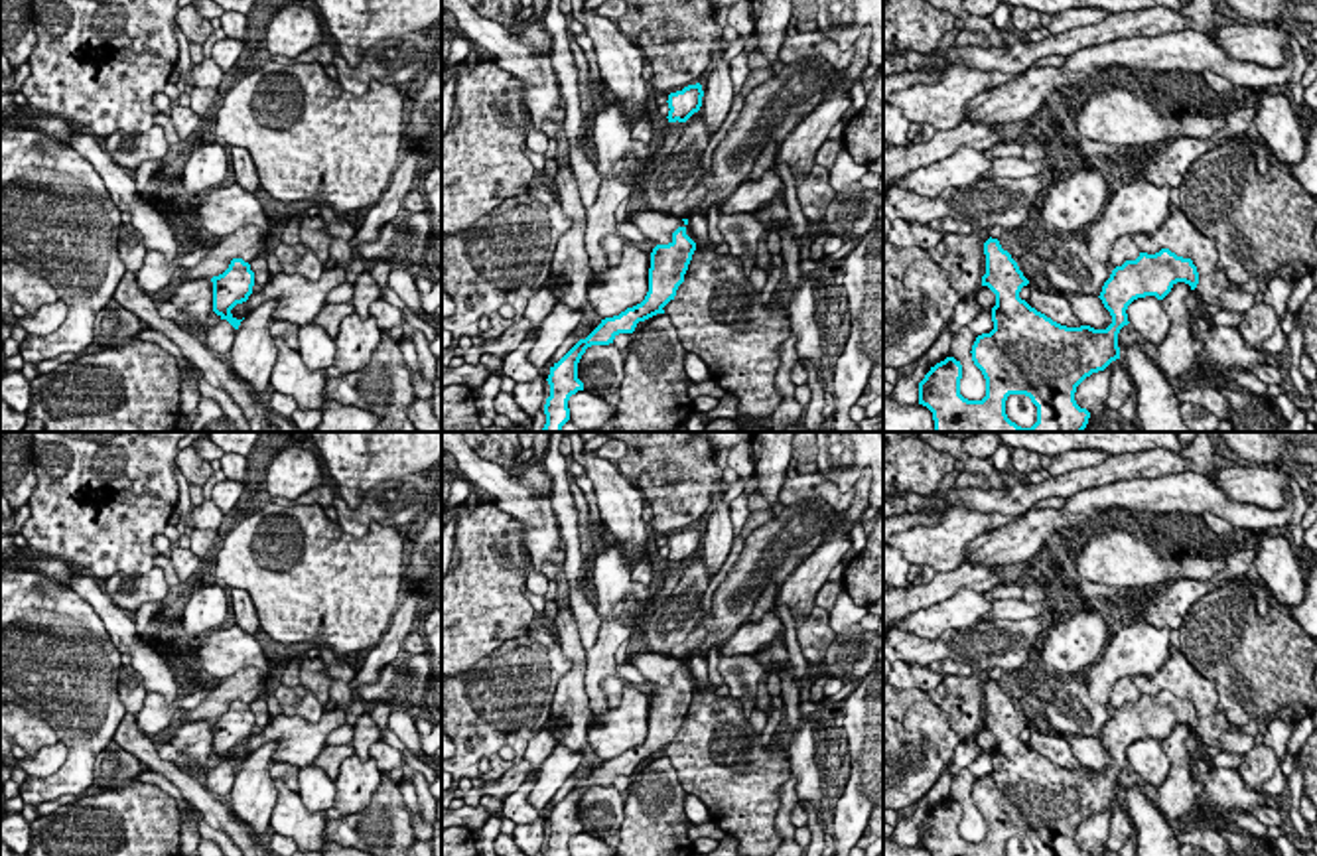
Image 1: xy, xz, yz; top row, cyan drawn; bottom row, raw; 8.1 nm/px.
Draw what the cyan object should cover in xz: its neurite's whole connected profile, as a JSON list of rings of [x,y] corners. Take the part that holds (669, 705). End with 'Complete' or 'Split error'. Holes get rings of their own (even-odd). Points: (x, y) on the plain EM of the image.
[[[678,669],[668,686],[653,690],[645,742],[619,757],[601,761],[586,781],[580,781],[550,809],[546,820],[550,838],[546,840],[544,856],[570,856],[570,838],[584,832],[584,824],[578,820],[578,805],[588,789],[609,787],[619,775],[633,775],[639,763],[664,755],[662,749],[674,742],[678,728],[684,724],[694,692],[696,684],[686,677],[686,669]]]. Complete

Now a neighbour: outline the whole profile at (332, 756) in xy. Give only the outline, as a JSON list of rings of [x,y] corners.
[[[325,746],[313,765],[321,767],[331,781],[339,775],[339,765],[355,753],[353,746]]]

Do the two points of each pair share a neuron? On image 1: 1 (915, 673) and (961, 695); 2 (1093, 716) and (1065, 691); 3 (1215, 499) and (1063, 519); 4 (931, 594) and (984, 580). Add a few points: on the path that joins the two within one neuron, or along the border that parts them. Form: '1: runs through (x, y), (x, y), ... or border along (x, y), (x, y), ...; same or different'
1: border along (945, 677), (929, 691), (903, 691); different
2: runs through (1087, 713), (1071, 697); same
3: runs through (1178, 496), (1109, 496), (1101, 499); same
4: runs through (945, 584), (970, 580); same

